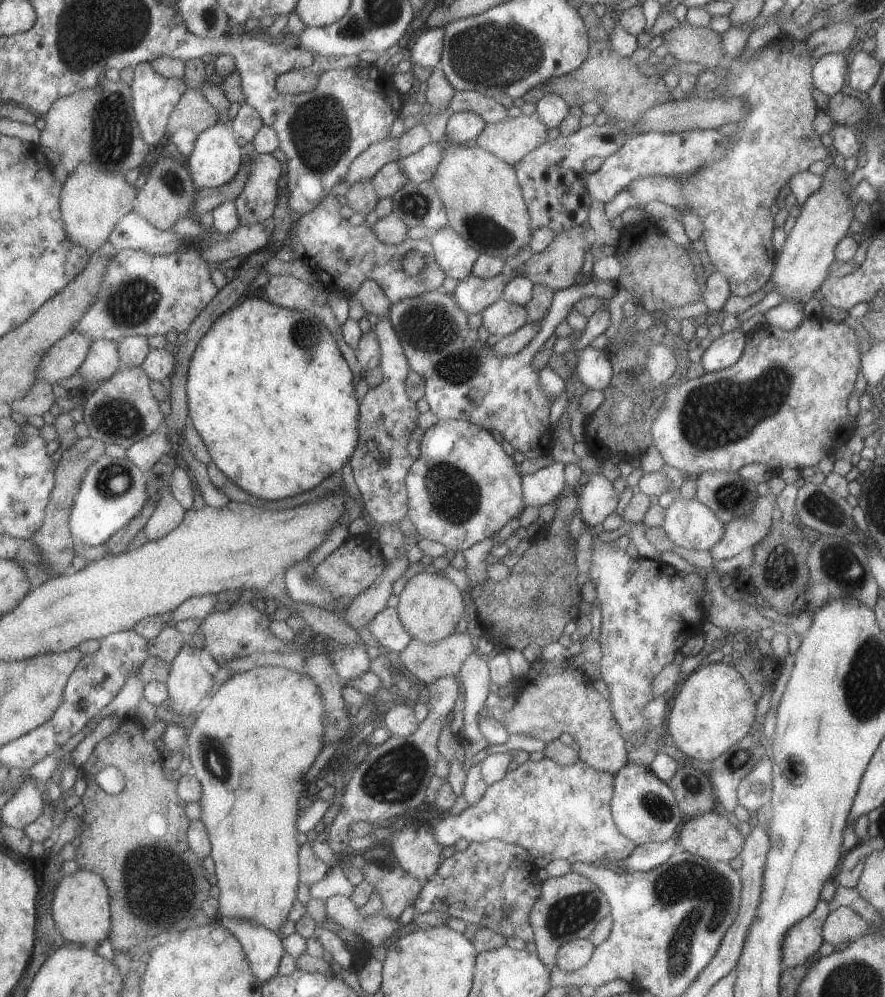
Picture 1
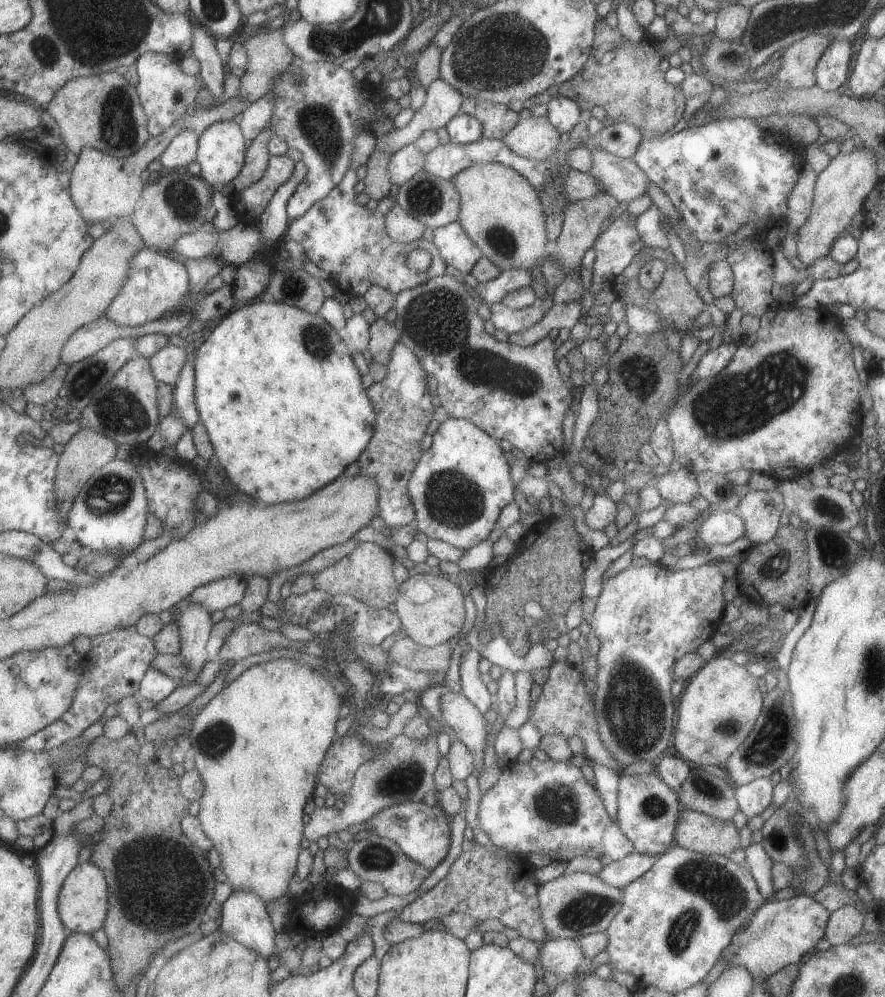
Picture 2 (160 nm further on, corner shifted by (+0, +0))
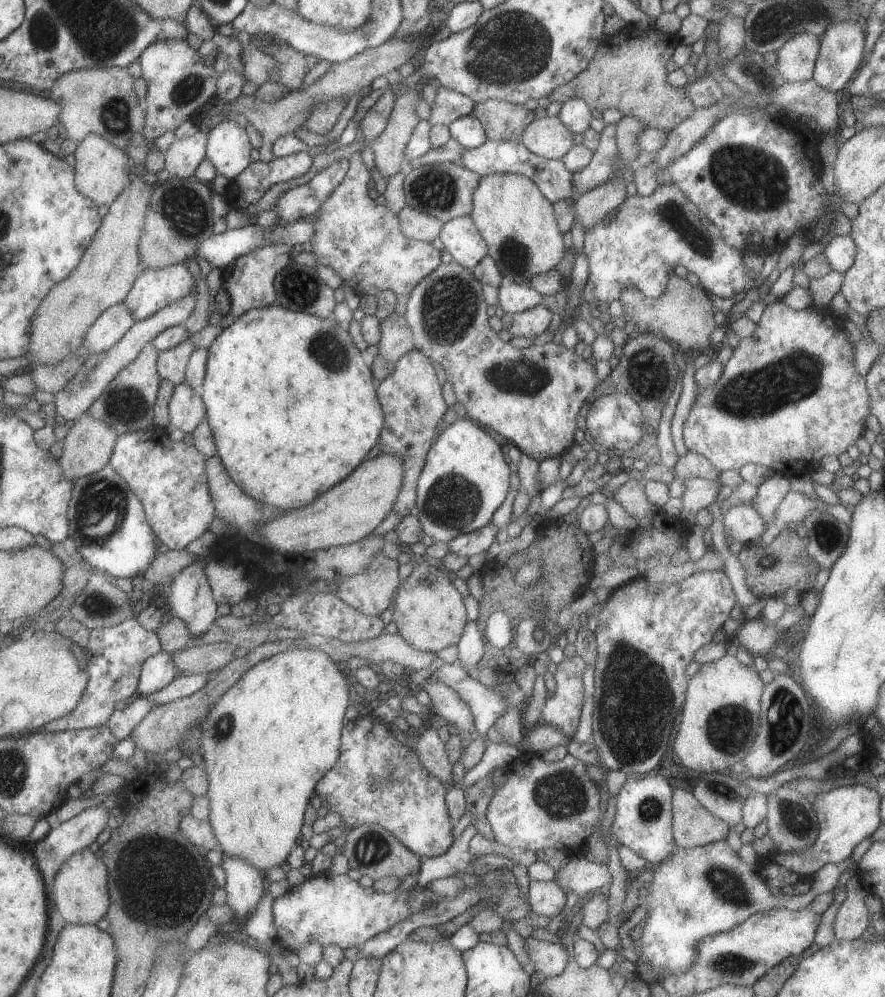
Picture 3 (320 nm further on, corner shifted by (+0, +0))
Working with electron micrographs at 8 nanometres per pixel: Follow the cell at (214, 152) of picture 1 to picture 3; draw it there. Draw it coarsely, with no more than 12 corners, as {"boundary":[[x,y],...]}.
{"boundary":[[222,118],[206,133],[204,157],[235,178],[251,162],[245,128]]}

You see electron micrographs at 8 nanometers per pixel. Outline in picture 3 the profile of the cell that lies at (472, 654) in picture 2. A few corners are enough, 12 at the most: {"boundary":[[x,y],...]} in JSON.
{"boundary":[[476,621],[465,623],[456,646],[456,663],[475,675],[485,652]]}

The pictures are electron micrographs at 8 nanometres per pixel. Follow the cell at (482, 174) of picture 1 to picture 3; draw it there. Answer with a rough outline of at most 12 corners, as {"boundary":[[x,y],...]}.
{"boundary":[[480,177],[469,215],[507,281],[563,258],[554,208],[533,181]]}

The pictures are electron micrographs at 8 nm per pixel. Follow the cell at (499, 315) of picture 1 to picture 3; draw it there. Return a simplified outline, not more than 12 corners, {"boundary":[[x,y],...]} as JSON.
{"boundary":[[535,305],[505,313],[502,328],[512,337],[533,339],[547,331],[552,312]]}

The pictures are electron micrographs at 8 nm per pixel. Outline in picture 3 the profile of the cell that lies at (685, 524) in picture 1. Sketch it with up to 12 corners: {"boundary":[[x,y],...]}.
{"boundary":[[749,504],[722,515],[729,542],[754,544],[766,530]]}

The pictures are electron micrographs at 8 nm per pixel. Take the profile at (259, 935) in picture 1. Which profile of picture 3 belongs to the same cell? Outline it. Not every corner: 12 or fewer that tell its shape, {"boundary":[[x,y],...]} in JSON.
{"boundary":[[222,852],[226,902],[234,922],[249,916],[261,894],[263,873]]}

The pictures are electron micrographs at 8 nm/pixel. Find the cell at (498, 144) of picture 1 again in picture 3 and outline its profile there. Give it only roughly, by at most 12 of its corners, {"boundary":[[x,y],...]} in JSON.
{"boundary":[[557,115],[533,119],[521,143],[546,159],[561,159],[573,134]]}

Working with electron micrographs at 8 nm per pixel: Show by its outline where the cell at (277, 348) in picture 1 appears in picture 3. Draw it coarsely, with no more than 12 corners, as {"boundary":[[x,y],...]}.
{"boundary":[[279,304],[208,347],[217,456],[298,509],[384,412],[351,336]]}

